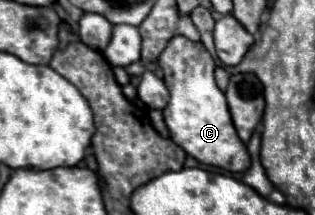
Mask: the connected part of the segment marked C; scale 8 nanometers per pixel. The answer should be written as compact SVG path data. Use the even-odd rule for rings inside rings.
M172 37L156 59L156 65L162 69L164 83L170 91L170 101L164 109L170 139L204 165L214 165L232 173L246 171L250 167L250 153L238 139L226 97L214 81L214 59L204 43L194 43L186 37Z

